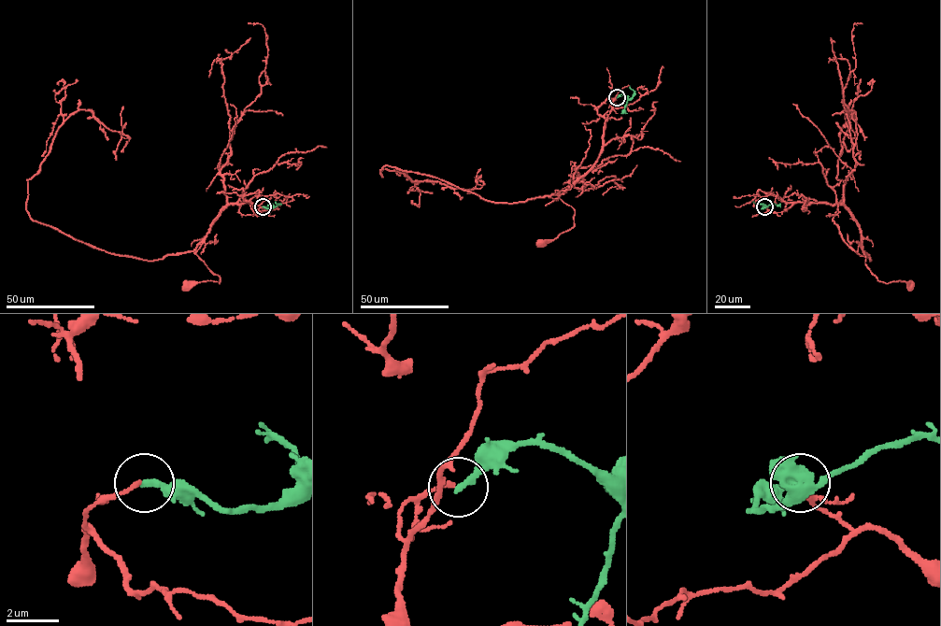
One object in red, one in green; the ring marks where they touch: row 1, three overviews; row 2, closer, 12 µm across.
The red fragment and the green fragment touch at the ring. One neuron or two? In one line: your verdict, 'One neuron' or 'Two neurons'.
Two neurons

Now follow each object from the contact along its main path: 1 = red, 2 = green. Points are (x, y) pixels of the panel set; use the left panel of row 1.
1: (262, 206), (256, 212), (249, 203), (244, 202), (230, 204), (221, 211), (195, 253), (220, 281), (187, 285)
2: (263, 206), (271, 208), (279, 204), (276, 202)

